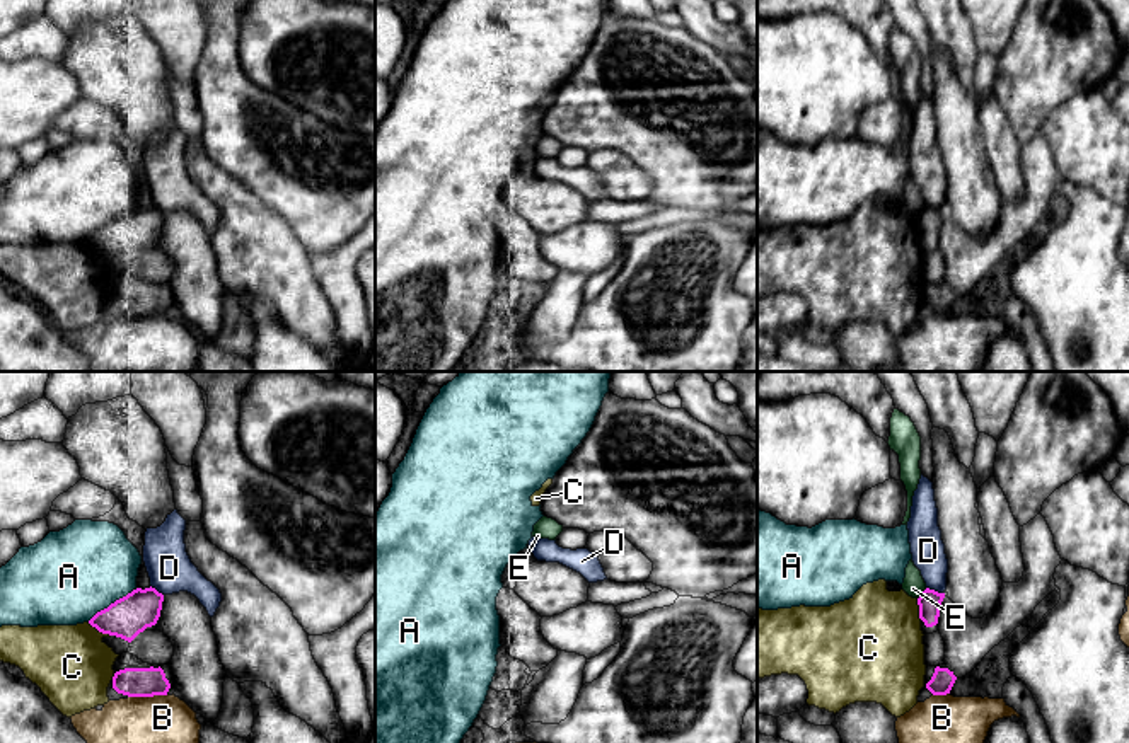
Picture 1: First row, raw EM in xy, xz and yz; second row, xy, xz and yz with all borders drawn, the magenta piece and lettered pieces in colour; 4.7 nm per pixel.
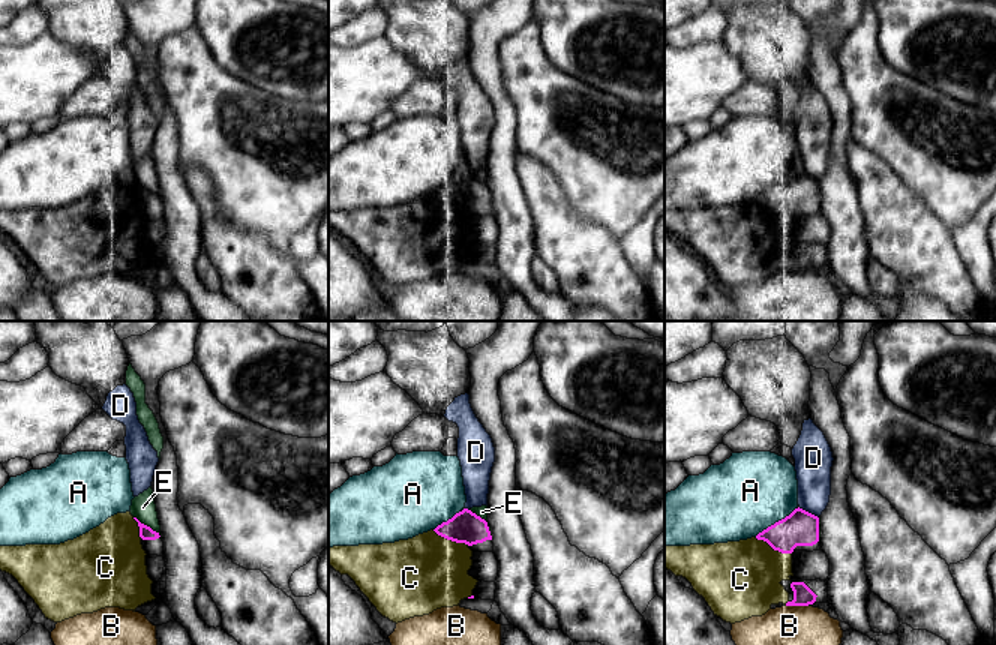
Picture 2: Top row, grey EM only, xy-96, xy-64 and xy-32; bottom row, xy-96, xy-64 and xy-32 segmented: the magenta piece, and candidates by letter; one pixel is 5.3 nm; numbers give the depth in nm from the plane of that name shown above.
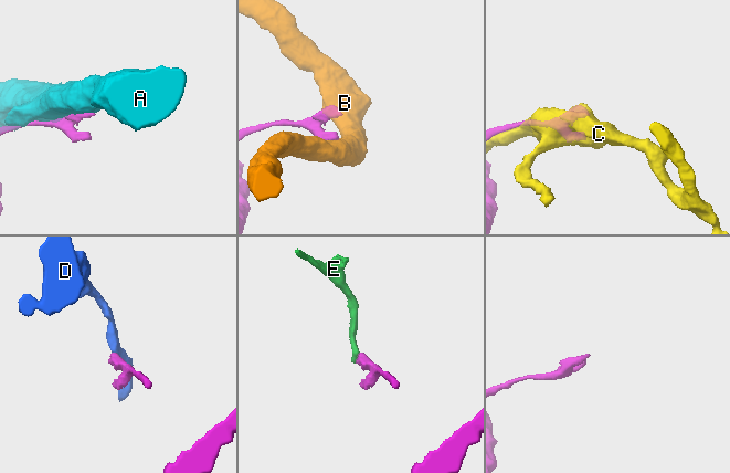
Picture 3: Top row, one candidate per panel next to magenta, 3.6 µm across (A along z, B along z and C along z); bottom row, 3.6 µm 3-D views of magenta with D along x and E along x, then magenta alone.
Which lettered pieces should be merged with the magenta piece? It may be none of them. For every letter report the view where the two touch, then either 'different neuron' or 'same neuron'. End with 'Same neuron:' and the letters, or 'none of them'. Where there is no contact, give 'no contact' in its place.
A: xy | different neuron
B: xy | different neuron
C: xy | different neuron
D: yz | different neuron
E: yz | different neuron
Same neuron: none of them

